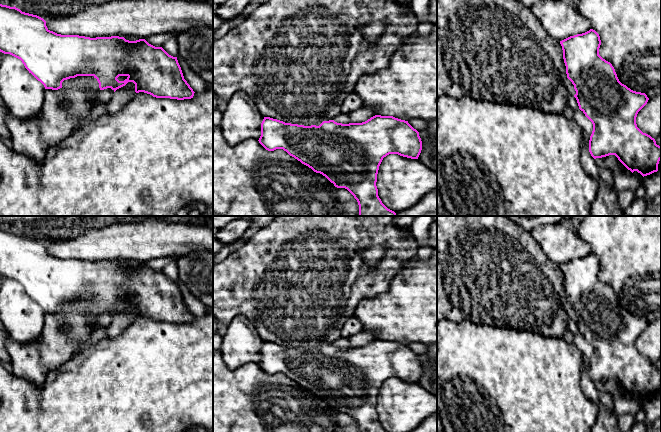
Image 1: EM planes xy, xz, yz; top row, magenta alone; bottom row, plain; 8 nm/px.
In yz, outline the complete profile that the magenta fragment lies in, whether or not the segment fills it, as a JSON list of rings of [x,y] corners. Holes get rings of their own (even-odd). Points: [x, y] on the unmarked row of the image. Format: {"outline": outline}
{"outline": [[[595,254],[570,260],[560,268],[566,290],[568,318],[576,322],[579,333],[593,348],[589,364],[591,380],[596,383],[615,379],[628,394],[632,397],[637,395],[643,401],[657,396],[661,370],[636,348],[638,336],[649,324],[647,319],[633,315],[619,305],[612,288],[599,279],[601,264]]]}

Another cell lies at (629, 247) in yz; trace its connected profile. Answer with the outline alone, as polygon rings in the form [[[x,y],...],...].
[[[585,216],[577,233],[590,246],[591,253],[599,258],[599,279],[612,288],[619,305],[633,315],[645,317],[649,323],[661,319],[661,216]]]

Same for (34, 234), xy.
[[[32,230],[30,232],[29,236],[30,236],[30,238],[37,239],[37,240],[43,242],[45,245],[62,240],[62,239],[57,239],[57,238],[50,238],[48,236],[43,236],[36,230]]]

